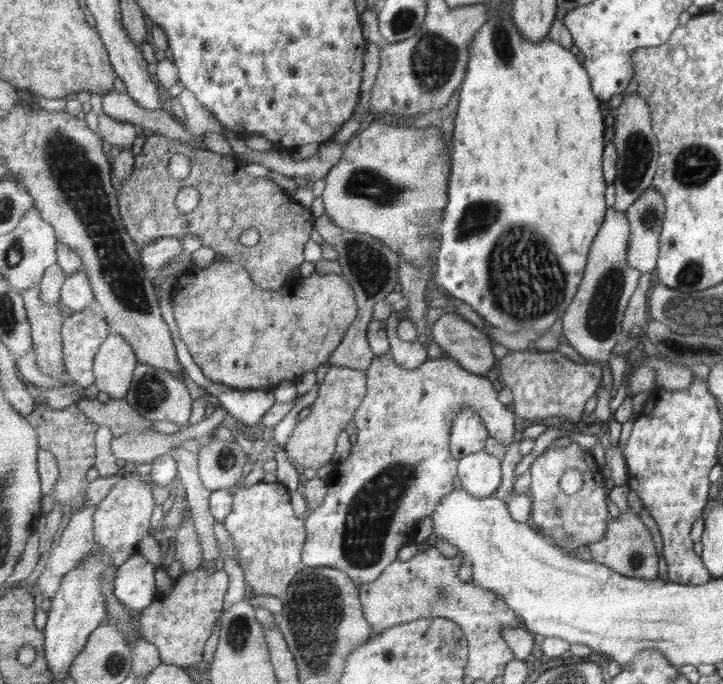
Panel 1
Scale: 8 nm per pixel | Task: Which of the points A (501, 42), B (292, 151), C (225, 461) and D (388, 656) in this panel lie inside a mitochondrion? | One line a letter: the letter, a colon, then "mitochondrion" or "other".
A: mitochondrion
B: other
C: mitochondrion
D: other

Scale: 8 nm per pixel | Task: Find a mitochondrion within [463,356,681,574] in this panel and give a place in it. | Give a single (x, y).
(636, 560)

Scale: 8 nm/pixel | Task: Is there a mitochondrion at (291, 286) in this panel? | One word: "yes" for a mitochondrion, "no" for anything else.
no

